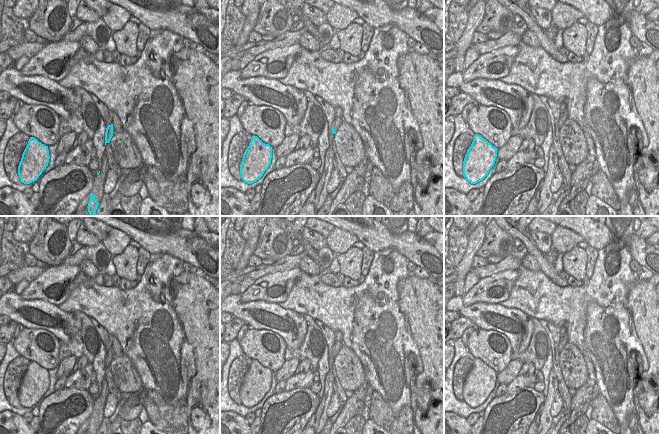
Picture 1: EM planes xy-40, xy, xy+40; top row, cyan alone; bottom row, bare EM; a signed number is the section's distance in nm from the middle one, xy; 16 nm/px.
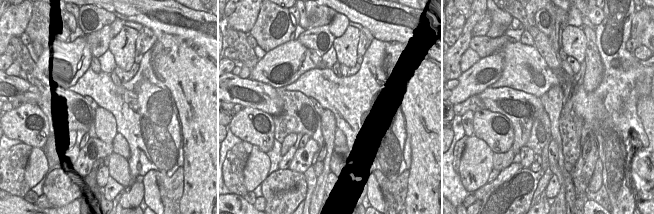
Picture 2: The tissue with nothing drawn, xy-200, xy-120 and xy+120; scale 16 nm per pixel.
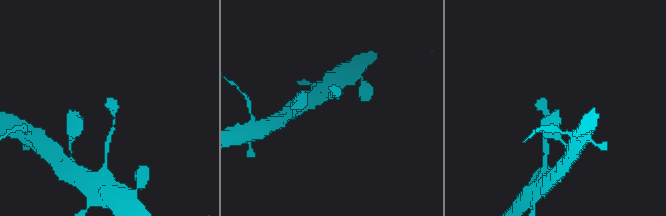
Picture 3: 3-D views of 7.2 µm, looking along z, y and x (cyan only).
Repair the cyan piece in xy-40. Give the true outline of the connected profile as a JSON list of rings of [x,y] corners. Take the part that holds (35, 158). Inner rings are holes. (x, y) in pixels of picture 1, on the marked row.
[[[30,137],[18,166],[20,181],[30,184],[36,181],[49,163],[48,146]]]

